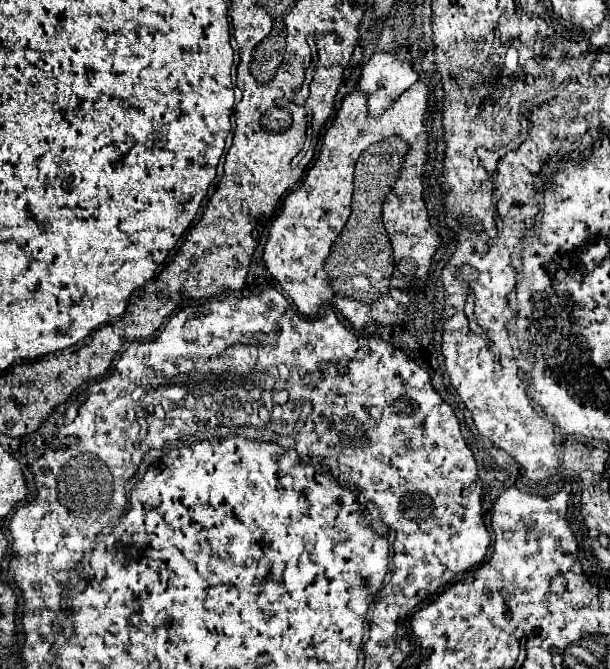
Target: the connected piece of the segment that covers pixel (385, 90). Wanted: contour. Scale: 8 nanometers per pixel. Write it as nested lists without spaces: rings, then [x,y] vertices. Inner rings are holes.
[[[377,50],[363,66],[359,80],[361,90],[369,94],[369,114],[383,114],[383,110],[417,80],[419,74],[409,60],[401,60],[395,52]]]

